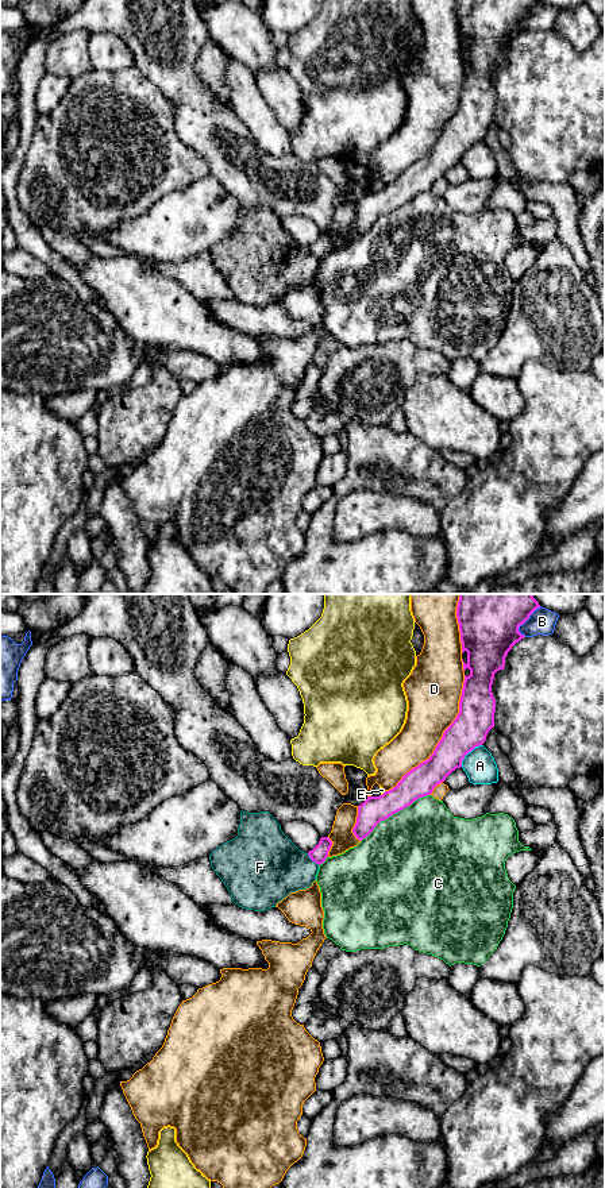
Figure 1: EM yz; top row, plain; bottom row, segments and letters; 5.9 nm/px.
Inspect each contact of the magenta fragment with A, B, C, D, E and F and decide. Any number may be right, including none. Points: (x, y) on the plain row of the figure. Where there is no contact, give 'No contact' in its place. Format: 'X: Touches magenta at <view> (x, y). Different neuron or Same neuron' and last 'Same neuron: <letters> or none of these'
A: Touches magenta at yz (467, 147). Different neuron
B: Touches magenta at yz (525, 15). Different neuron
C: Touches magenta at yz (395, 208). Different neuron
D: Touches magenta at yz (442, 134). Different neuron
E: Touches magenta at yz (382, 189). Different neuron
F: Touches magenta at yz (312, 255). Different neuron
Same neuron: none of these

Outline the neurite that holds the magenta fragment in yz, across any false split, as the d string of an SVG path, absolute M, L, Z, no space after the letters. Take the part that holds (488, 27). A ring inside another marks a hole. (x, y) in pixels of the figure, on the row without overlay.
M540 0L456 1L462 49L467 47L463 66L470 65L470 70L465 70L459 108L428 155L406 167L392 185L379 192L367 192L358 201L352 223L358 235L366 234L381 216L419 193L431 190L438 180L462 162L469 147L485 138L489 126L494 123L494 69L504 65L508 47L525 32L519 22L539 3Z

